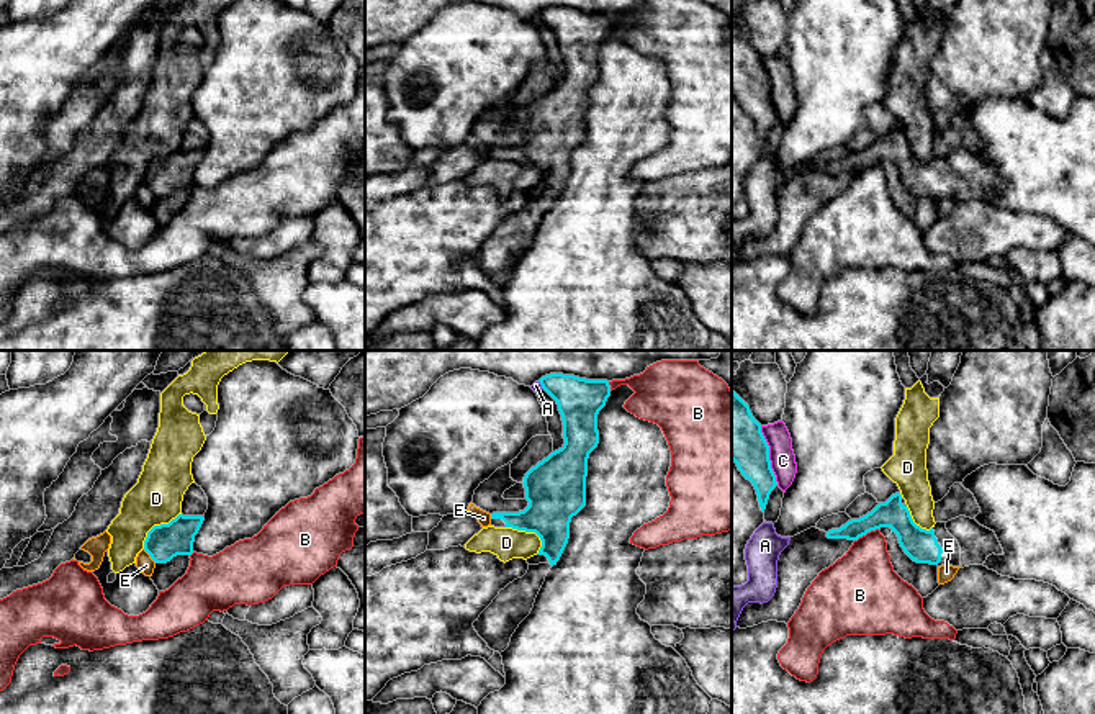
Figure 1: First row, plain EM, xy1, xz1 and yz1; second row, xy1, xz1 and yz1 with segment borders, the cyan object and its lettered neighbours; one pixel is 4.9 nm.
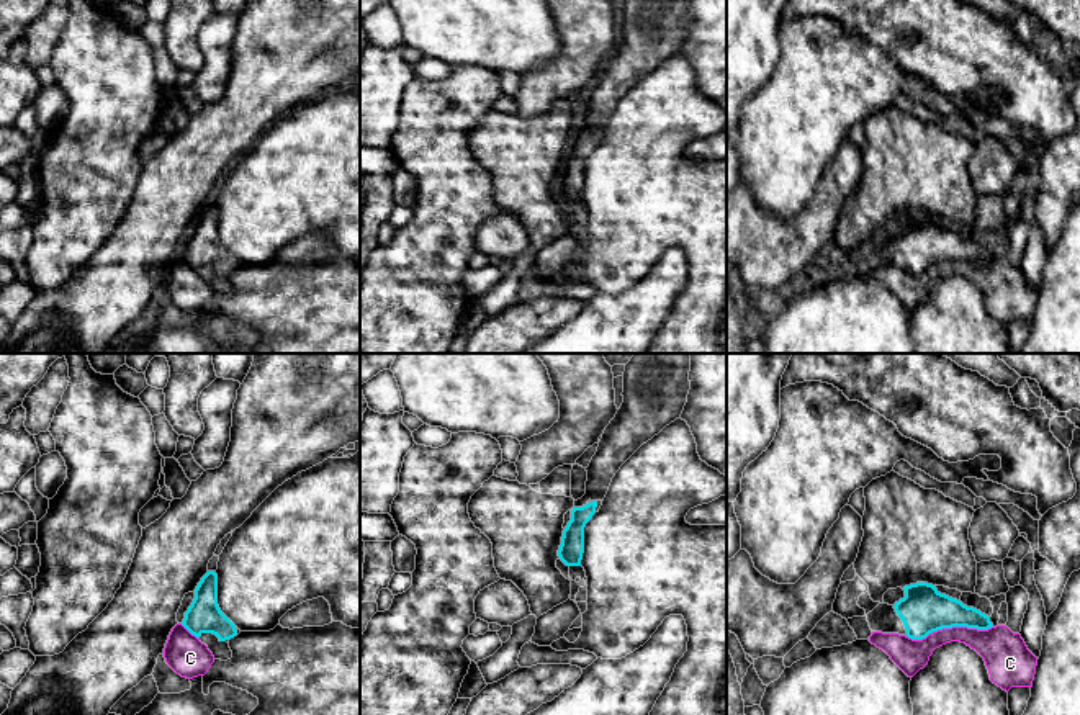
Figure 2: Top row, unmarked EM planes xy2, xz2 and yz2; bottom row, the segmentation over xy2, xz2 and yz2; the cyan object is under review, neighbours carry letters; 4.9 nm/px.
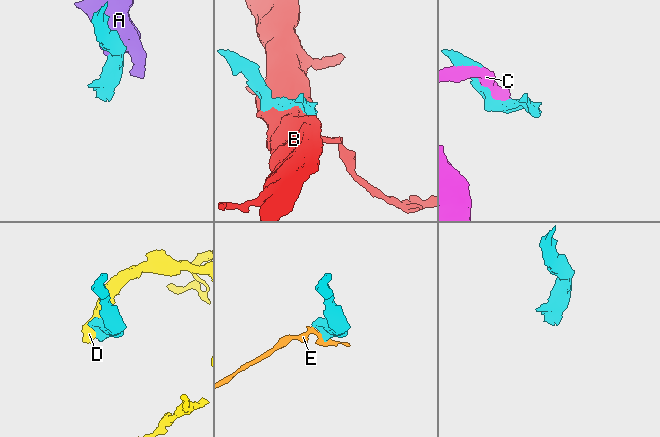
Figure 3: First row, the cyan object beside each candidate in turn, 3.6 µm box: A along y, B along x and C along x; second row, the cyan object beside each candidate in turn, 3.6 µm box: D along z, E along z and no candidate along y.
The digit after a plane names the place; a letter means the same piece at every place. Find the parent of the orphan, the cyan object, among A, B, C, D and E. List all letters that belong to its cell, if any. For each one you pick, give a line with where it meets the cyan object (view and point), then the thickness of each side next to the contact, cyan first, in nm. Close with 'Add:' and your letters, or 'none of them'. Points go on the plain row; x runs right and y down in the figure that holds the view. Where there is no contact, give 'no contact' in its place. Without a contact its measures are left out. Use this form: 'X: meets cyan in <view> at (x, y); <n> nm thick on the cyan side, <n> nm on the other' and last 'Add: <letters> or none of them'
Add: none of them

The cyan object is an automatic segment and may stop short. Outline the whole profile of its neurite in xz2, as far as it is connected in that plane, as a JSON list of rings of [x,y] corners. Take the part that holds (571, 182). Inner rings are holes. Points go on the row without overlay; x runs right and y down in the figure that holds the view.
[[[625,0],[623,36],[605,61],[587,105],[586,128],[574,134],[558,183],[566,200],[581,200],[584,160],[604,134],[620,100],[666,59],[681,51],[691,23],[691,0]]]

